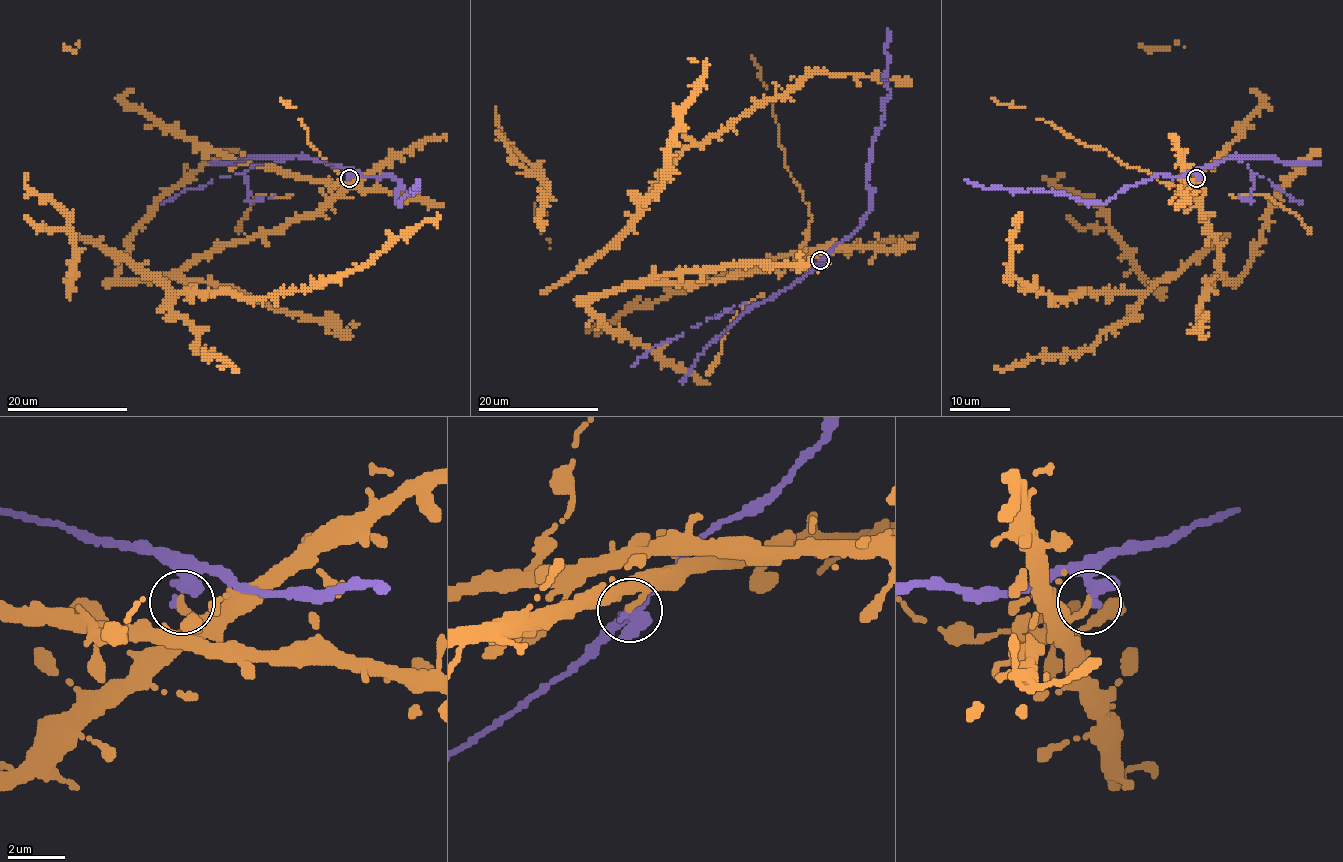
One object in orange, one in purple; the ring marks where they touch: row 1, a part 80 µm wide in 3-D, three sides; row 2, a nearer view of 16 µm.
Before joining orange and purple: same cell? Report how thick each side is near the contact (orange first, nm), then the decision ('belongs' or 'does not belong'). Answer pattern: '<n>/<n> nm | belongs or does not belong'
280/200 nm | does not belong

